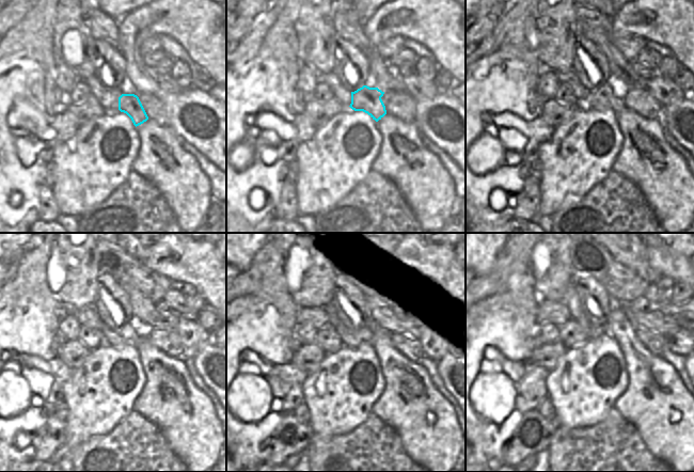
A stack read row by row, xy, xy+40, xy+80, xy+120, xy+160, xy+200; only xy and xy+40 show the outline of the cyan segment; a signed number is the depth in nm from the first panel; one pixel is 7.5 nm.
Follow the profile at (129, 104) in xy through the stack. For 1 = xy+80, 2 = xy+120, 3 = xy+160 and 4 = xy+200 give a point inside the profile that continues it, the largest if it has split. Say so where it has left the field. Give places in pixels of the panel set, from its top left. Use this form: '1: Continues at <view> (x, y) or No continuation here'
1: Continues at xy+80 (605, 97)
2: Continues at xy+120 (126, 335)
3: Continues at xy+160 (351, 337)
4: Continues at xy+200 (571, 299)

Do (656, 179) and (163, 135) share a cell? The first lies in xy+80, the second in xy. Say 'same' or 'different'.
same

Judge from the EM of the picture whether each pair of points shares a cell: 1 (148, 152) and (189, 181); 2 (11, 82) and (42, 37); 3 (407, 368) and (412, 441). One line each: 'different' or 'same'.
1: same
2: same
3: same

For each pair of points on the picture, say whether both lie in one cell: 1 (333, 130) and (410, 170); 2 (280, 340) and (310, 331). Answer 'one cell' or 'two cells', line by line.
1: two cells
2: two cells

